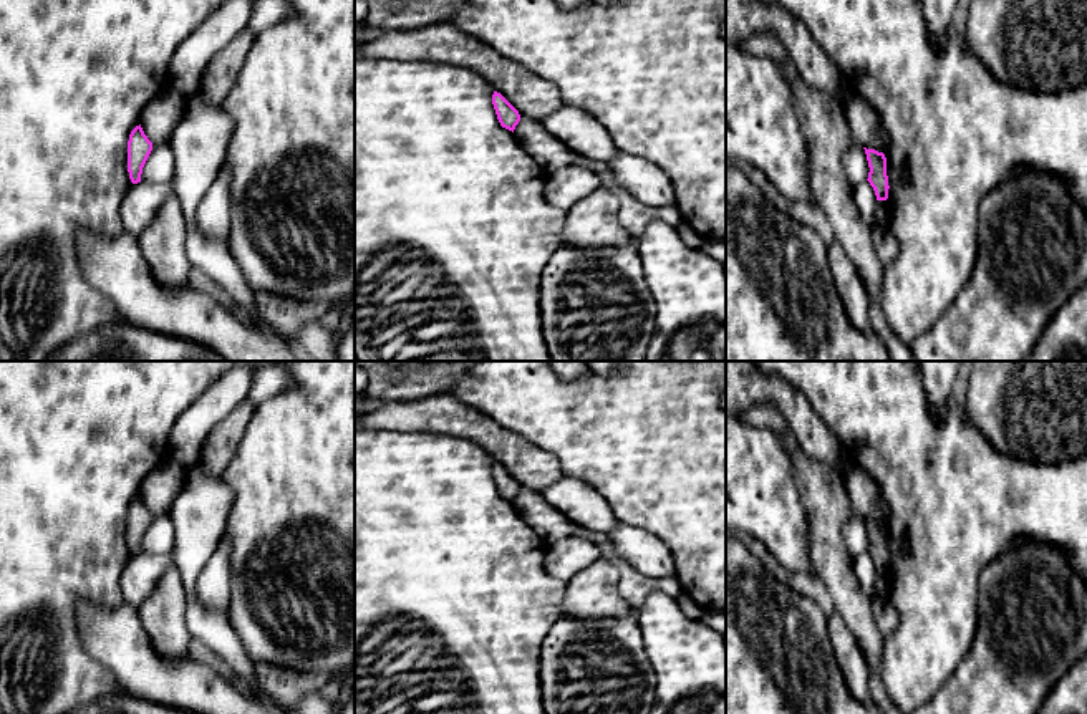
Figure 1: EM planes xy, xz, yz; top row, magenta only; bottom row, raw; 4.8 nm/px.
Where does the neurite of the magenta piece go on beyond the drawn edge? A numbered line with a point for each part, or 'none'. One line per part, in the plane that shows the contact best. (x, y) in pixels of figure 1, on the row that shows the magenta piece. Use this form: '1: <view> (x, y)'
1: yz (880, 219)

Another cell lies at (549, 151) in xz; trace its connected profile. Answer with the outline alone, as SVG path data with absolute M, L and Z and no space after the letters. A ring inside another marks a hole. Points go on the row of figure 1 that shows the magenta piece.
M520 116L514 136L545 171L555 171L570 164L580 164L593 171L600 177L601 187L611 191L620 199L618 220L633 240L641 235L648 222L661 220L676 227L683 220L676 205L648 205L633 197L615 181L605 162L573 152L557 136L548 133L542 121Z

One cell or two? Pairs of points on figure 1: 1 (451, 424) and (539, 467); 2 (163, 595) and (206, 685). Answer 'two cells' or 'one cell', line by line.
1: one cell
2: two cells

